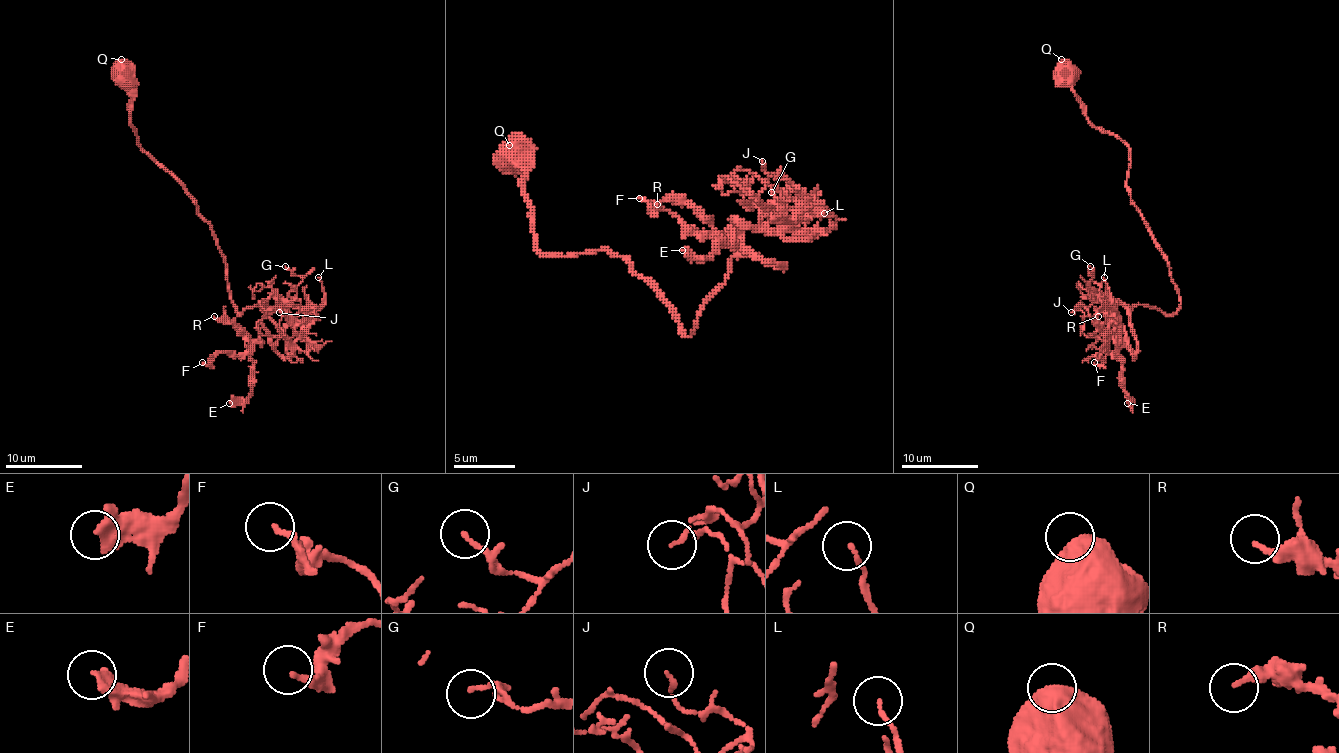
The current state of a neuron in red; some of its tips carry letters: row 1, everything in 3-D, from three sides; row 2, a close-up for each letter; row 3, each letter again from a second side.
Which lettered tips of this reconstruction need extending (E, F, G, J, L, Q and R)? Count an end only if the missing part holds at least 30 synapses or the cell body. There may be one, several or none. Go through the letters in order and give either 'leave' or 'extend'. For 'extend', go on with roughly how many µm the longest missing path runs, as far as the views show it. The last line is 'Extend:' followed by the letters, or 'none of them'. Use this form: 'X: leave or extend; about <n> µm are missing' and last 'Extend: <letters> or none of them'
E: leave
F: leave
G: leave
J: leave
L: leave
Q: leave
R: leave
Extend: none of them

